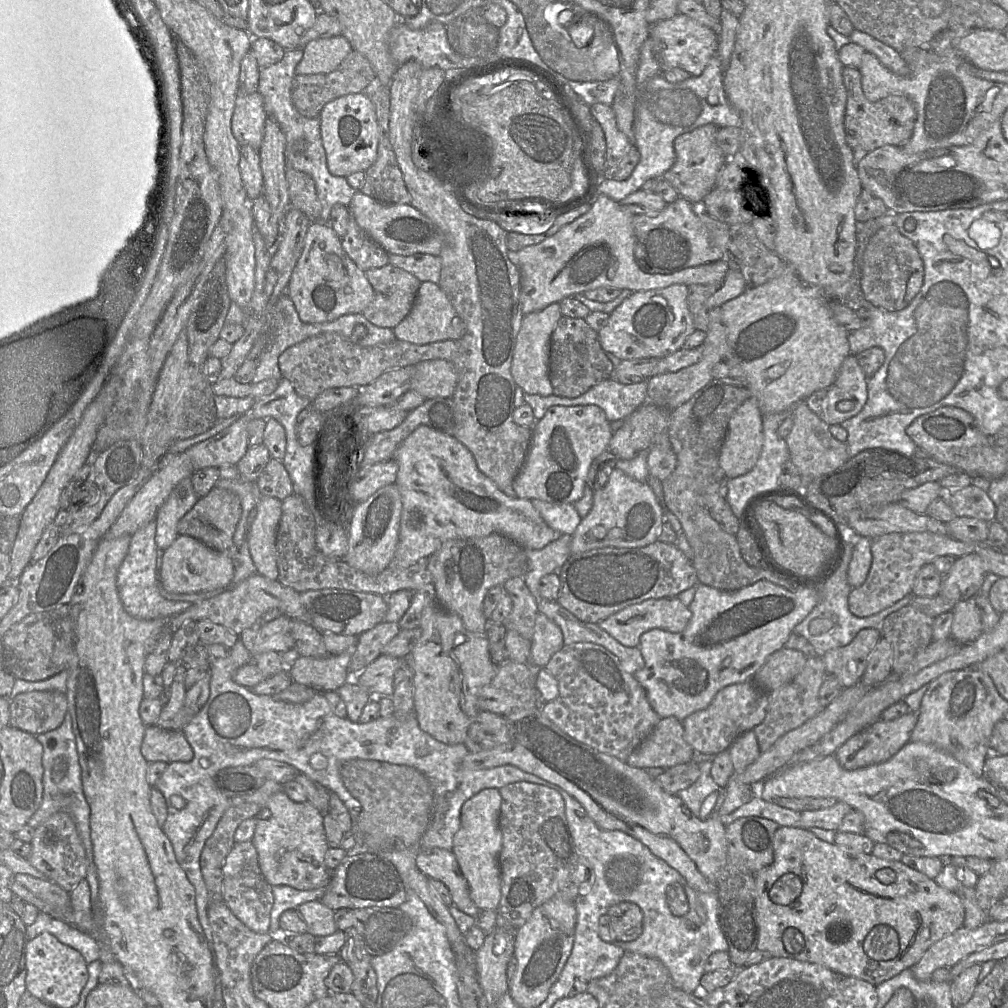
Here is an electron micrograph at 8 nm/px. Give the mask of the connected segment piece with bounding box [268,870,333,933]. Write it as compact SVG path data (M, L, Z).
M333 870L328 871L328 876L323 885L313 890L297 890L287 885L272 886L273 906L270 912L270 927L268 933L276 933L280 930L280 915L289 909L297 907L305 902L320 900L330 888L331 874Z

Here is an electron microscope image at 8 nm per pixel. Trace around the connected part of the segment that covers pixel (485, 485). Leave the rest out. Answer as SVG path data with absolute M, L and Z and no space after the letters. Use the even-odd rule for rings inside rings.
M421 425L399 445L391 459L398 464L395 484L402 500L399 541L388 565L392 568L407 568L420 558L428 558L445 541L452 539L485 537L499 533L525 549L542 549L561 535L546 524L529 499L510 497L500 490L478 469L472 453L454 436Z

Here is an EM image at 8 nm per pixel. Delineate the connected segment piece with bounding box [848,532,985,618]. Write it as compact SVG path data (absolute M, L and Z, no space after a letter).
M931 532L890 533L872 539L872 564L862 585L848 596L850 612L860 618L874 615L912 593L919 570L935 558L951 555L956 559L975 552L982 542L962 542L946 535Z

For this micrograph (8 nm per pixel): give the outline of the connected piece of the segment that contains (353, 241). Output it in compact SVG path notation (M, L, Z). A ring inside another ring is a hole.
M351 212L341 244L352 261L364 272L389 263L389 253L358 225Z

